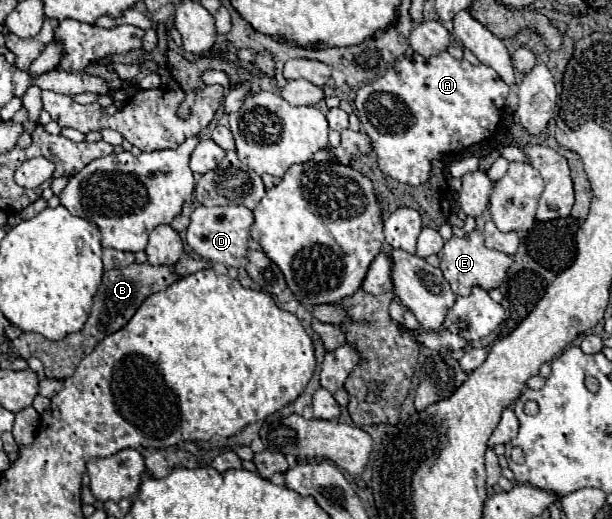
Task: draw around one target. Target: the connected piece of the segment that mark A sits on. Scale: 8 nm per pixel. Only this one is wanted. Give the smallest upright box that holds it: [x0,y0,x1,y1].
[354,52,508,186]

